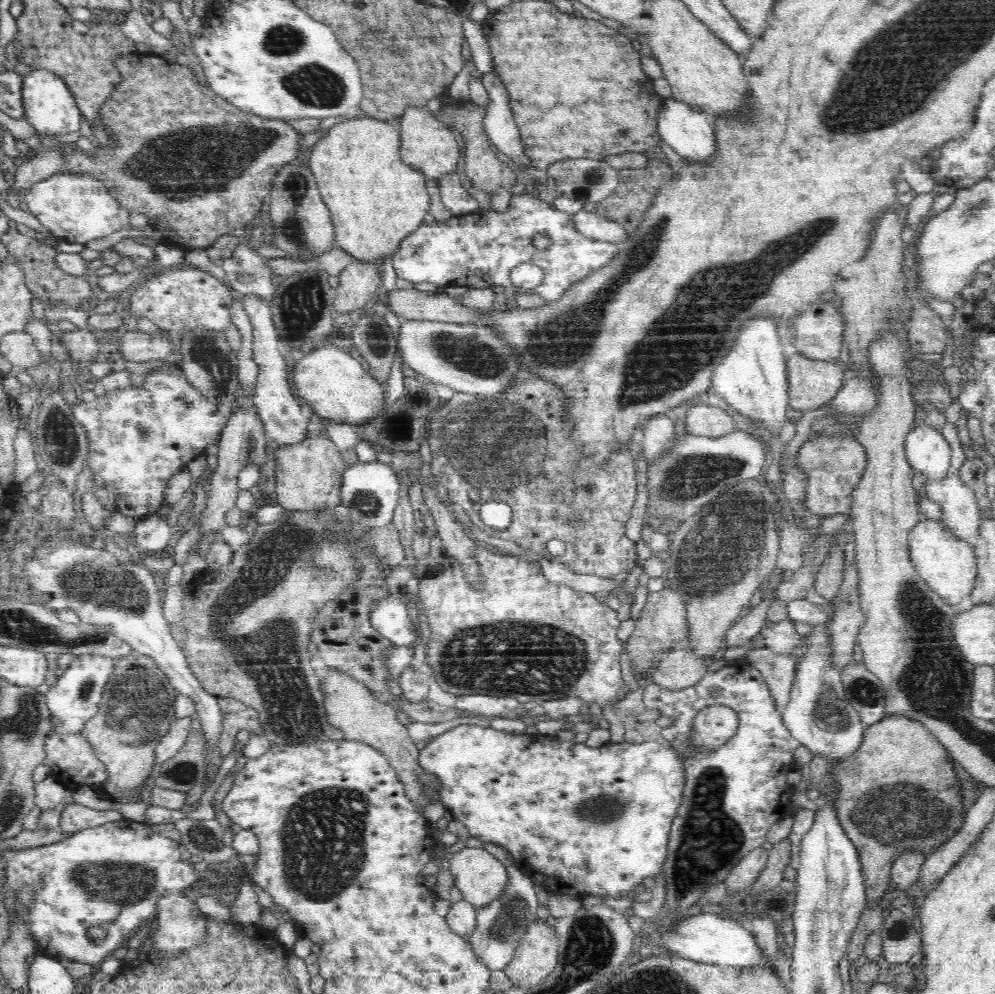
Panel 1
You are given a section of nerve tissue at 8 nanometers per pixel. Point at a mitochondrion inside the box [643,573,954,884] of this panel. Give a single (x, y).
(827, 710)

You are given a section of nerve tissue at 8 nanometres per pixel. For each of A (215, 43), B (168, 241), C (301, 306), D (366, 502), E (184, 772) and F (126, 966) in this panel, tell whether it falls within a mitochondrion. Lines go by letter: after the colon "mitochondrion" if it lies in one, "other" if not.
A: other
B: other
C: mitochondrion
D: mitochondrion
E: mitochondrion
F: other

